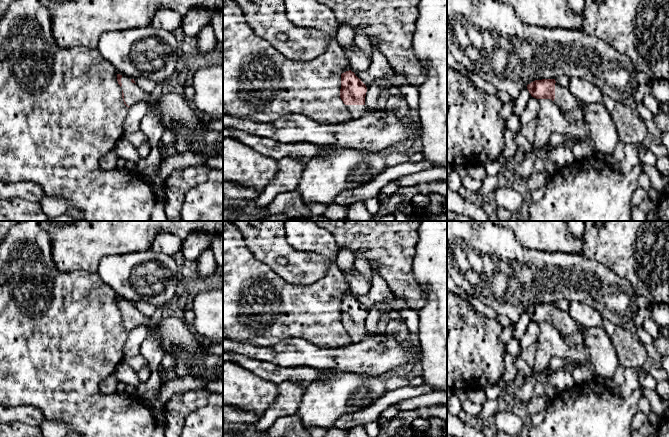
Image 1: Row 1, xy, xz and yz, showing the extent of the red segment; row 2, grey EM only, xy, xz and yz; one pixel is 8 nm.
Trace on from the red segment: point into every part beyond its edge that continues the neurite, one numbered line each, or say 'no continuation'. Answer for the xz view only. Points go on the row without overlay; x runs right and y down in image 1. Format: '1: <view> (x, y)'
1: xz (357, 335)

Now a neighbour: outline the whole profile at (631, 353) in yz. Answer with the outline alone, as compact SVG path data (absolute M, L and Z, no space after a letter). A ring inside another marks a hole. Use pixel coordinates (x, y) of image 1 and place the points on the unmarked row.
M604 318L601 325L615 348L619 365L624 368L643 370L649 363L648 355L645 345L640 342L638 337L634 337L623 326L613 324Z

